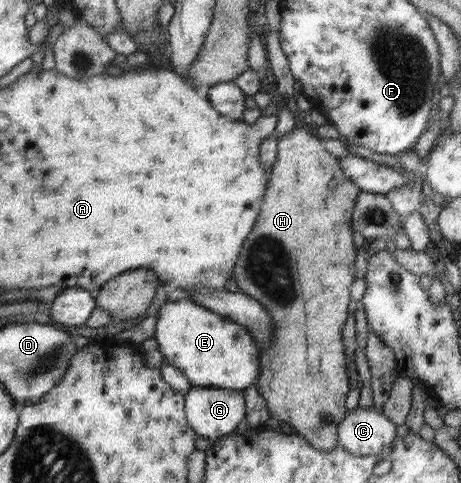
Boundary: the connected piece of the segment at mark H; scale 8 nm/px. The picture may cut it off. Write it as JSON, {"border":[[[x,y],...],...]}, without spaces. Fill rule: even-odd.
{"border":[[[298,127],[277,138],[277,156],[270,178],[259,218],[250,237],[244,241],[244,253],[240,253],[236,261],[233,279],[242,293],[259,301],[272,317],[274,333],[269,345],[262,350],[262,374],[255,384],[266,400],[272,424],[292,425],[294,433],[324,452],[340,446],[339,425],[347,415],[344,401],[350,381],[342,325],[348,317],[350,285],[356,279],[354,261],[358,249],[352,239],[353,212],[361,189],[346,177],[340,168],[340,159],[324,149],[321,137]]]}

